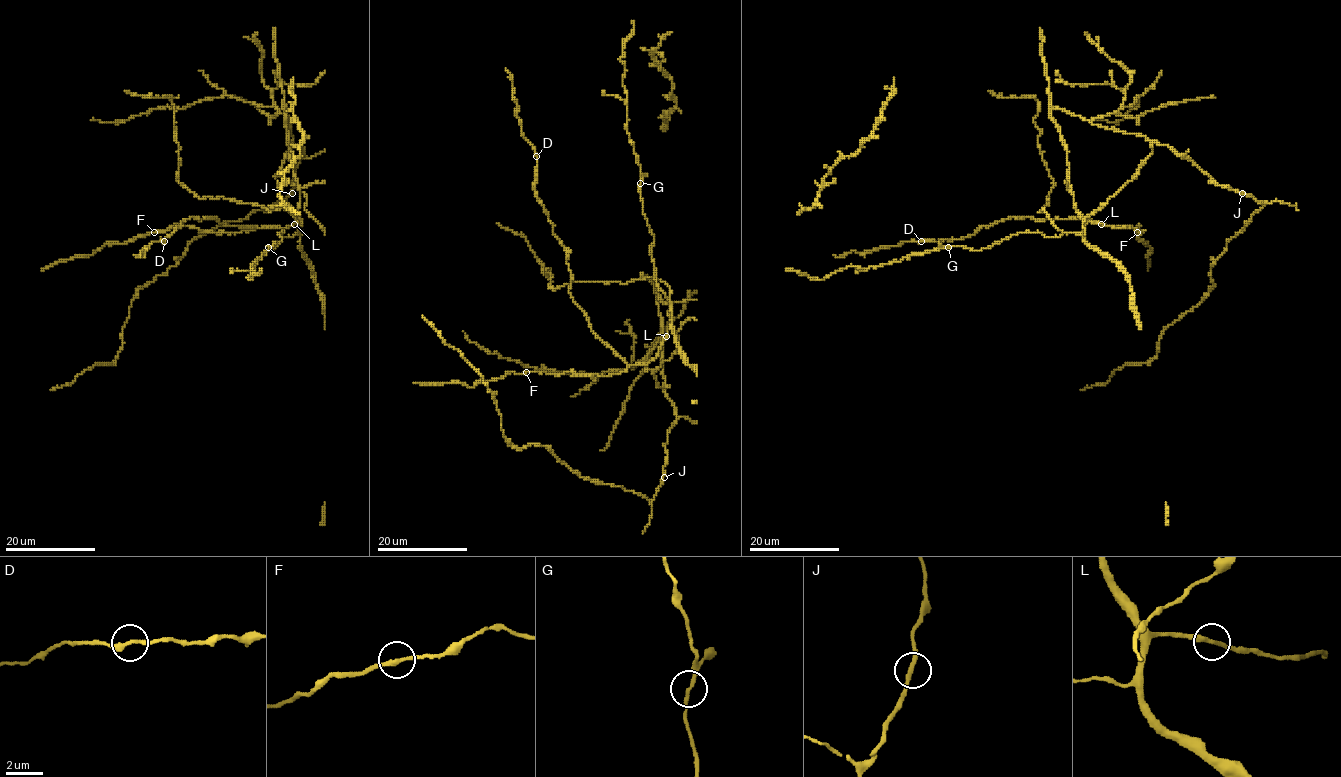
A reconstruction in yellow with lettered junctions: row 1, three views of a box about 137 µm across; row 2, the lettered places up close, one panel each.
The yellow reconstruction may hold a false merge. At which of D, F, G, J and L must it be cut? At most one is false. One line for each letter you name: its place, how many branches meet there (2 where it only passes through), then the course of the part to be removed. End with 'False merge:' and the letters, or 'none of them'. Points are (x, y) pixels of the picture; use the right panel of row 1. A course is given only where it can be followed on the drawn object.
False merge: none of them

